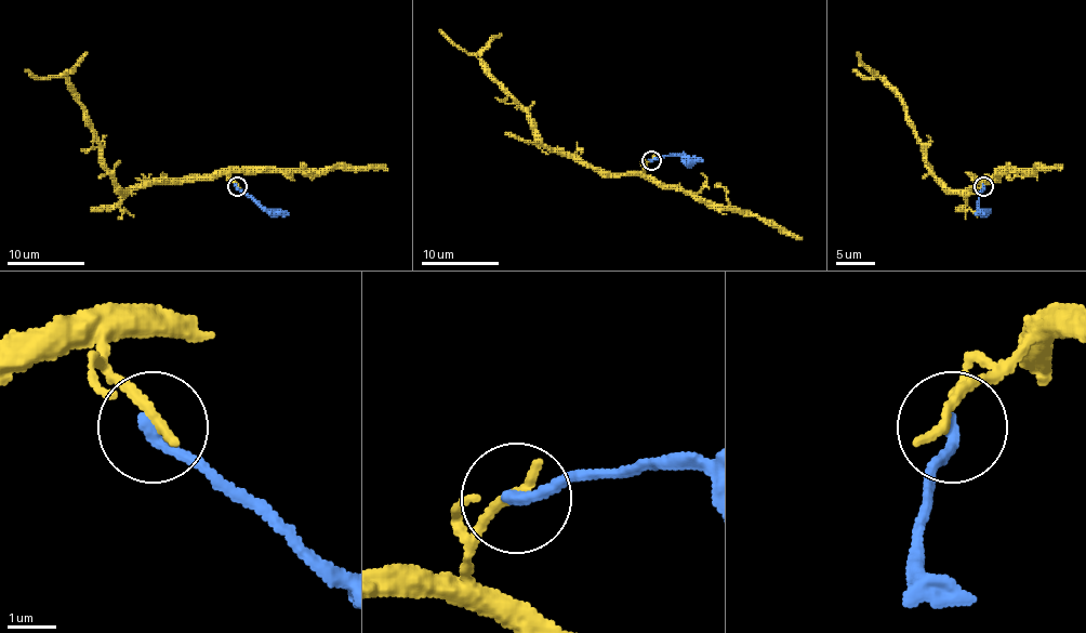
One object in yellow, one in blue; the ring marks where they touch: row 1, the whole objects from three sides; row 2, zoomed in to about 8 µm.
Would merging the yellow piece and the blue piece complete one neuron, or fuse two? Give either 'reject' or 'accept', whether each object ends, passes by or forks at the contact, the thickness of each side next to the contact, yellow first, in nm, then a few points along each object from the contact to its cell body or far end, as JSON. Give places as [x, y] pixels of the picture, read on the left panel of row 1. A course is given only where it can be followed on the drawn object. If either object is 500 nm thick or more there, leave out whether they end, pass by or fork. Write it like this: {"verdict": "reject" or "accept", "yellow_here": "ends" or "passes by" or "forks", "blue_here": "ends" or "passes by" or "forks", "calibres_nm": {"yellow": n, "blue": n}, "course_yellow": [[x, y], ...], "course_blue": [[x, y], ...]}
{"verdict": "reject", "yellow_here": "ends", "blue_here": "ends", "calibres_nm": {"yellow": 240, "blue": 260}, "course_yellow": [[236, 186], [226, 172], [121, 189], [104, 167], [75, 89], [64, 77], [32, 77], [25, 69]], "course_blue": [[236, 186], [263, 207], [289, 214]]}

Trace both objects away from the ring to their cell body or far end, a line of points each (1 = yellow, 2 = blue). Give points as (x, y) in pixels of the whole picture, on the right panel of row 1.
1: (982, 186), (996, 172), (950, 189), (928, 167), (894, 89), (852, 69)
2: (982, 186), (979, 207), (984, 214)

